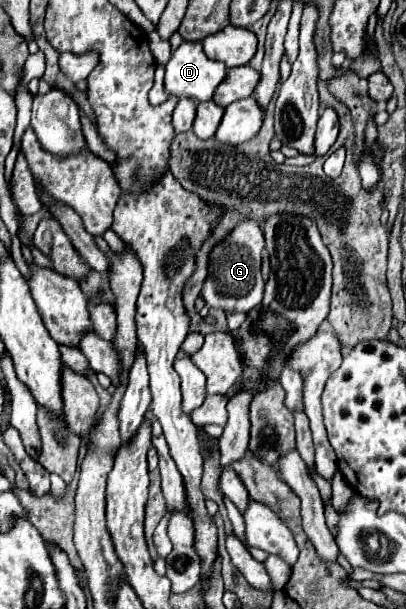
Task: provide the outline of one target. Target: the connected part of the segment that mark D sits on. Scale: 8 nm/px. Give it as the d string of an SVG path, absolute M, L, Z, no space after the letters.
M182 42L166 64L164 88L178 98L212 100L216 86L226 78L226 66L206 58L202 42Z

